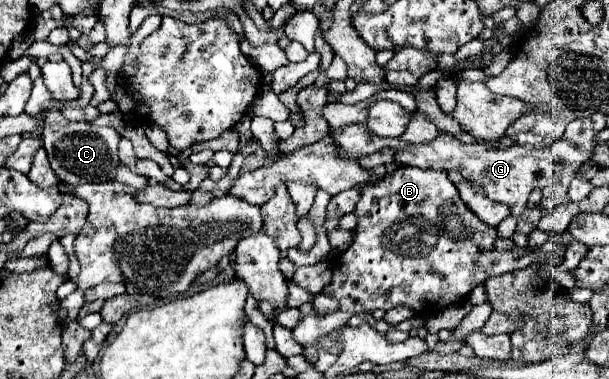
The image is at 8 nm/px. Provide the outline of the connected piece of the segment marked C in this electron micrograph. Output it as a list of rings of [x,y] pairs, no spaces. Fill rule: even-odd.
[[[47,112],[45,130],[41,134],[43,146],[47,150],[51,168],[61,182],[67,184],[87,184],[87,182],[109,182],[119,168],[119,132],[113,128],[99,128],[89,122],[71,122],[61,112]]]

